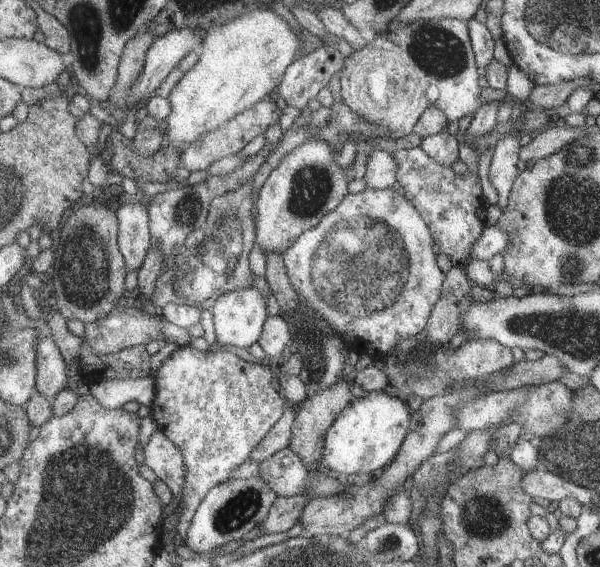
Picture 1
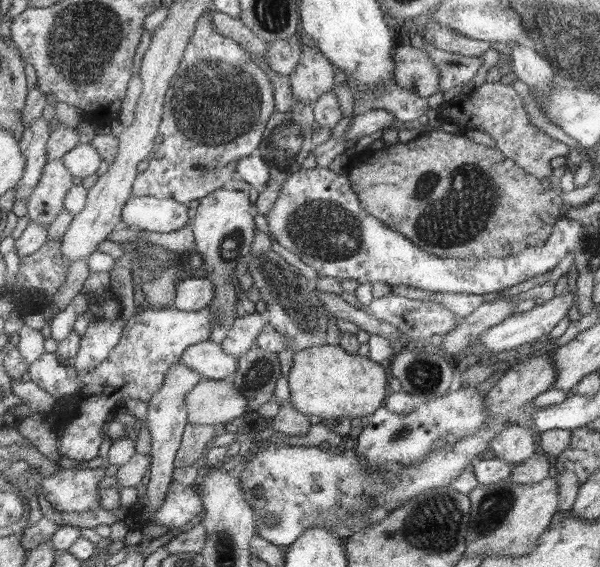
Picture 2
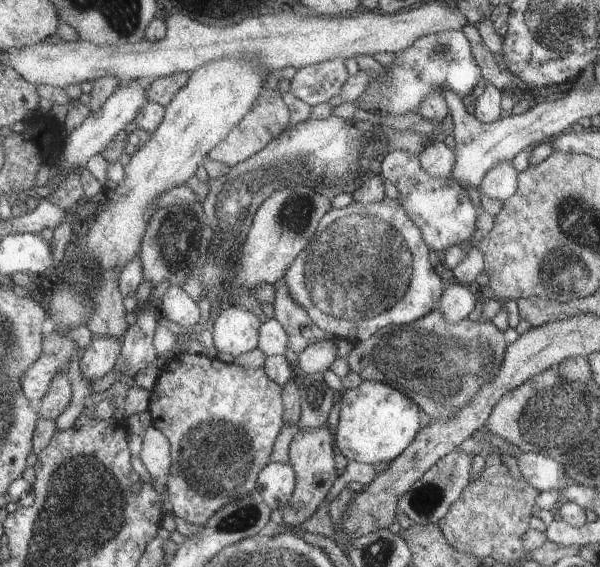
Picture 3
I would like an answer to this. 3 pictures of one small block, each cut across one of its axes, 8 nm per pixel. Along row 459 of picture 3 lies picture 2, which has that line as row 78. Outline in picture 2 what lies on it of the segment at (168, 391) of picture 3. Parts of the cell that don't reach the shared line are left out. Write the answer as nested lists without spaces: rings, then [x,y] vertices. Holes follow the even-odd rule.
[[[210,9],[206,10],[198,18],[197,30],[186,47],[176,77],[166,90],[158,135],[159,147],[149,166],[139,169],[131,197],[172,198],[188,205],[230,186],[236,178],[239,161],[257,153],[262,146],[272,112],[276,112],[274,90],[266,72],[248,56],[247,48],[217,30]]]

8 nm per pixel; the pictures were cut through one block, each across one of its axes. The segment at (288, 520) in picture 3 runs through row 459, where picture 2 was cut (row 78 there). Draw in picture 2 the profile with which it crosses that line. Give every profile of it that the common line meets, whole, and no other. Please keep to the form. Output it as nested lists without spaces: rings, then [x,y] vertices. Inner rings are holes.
[[[304,45],[298,66],[289,76],[293,100],[312,104],[322,94],[332,91],[336,71],[325,55]]]

